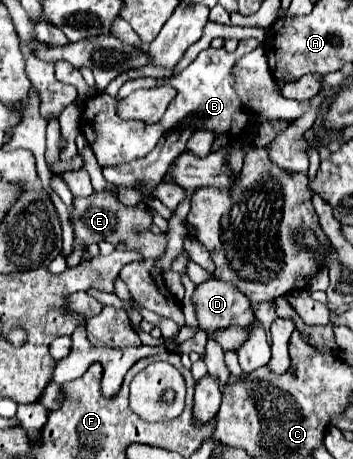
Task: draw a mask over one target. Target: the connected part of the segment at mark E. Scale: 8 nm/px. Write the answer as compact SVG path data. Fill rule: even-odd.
M102 190L102 192L92 192L88 198L74 198L74 206L70 210L70 224L74 230L74 248L72 254L66 256L68 268L74 268L80 264L80 258L90 244L98 242L110 242L112 246L124 244L128 250L140 252L142 258L156 258L164 252L166 248L166 238L164 236L154 236L150 232L152 222L152 212L144 202L136 206L126 206L120 202L118 192L114 190Z

